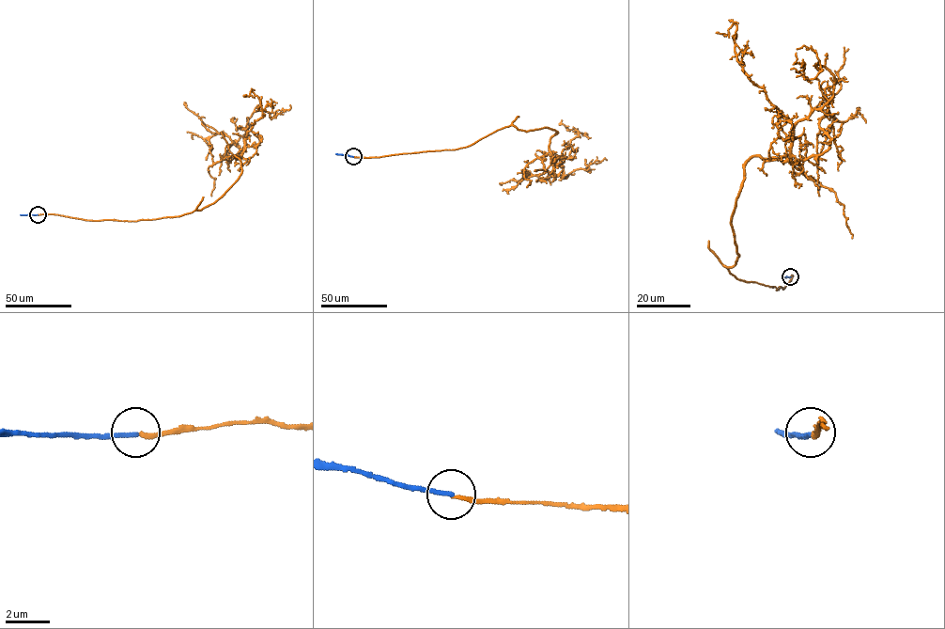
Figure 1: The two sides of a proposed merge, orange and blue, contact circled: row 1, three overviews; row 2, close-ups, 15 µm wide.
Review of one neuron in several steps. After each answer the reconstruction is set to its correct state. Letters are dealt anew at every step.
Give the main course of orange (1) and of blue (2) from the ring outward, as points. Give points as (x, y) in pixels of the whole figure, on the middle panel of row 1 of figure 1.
1: (353, 157), (453, 149), (511, 125), (557, 133), (549, 151), (560, 157), (563, 178), (606, 159)
2: (353, 156), (335, 153)

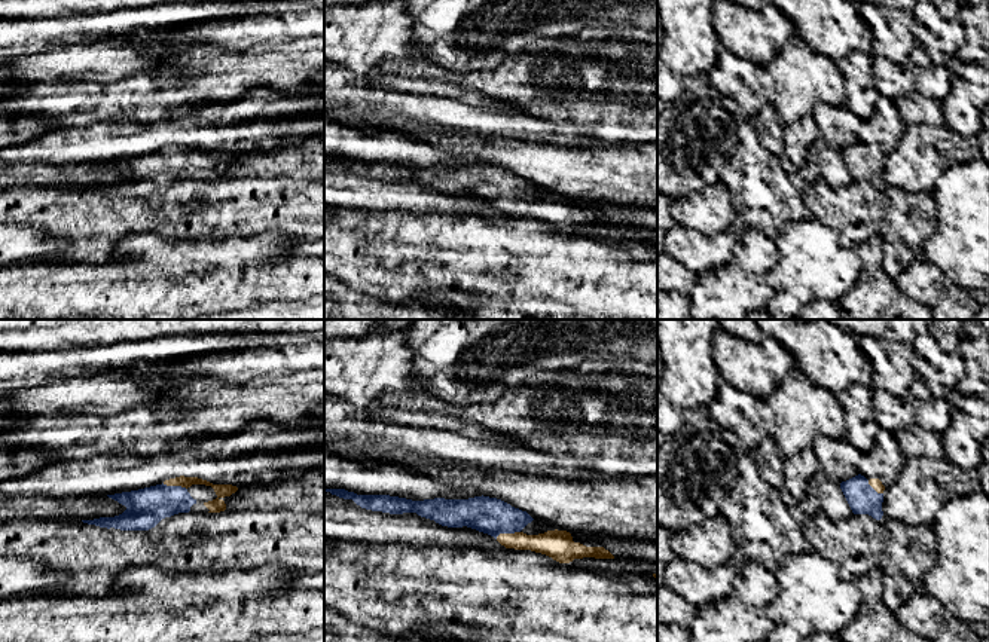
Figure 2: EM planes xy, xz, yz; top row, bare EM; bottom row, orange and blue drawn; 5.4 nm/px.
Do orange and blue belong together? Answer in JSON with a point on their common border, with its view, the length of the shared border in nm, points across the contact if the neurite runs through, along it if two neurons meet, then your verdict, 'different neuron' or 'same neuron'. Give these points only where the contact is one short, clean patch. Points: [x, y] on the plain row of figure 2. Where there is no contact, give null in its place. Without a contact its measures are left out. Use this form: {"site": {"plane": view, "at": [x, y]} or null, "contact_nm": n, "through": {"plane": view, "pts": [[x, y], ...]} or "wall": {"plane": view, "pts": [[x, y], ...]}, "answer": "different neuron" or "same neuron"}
{"site": {"plane": "xz", "at": [507, 201]}, "contact_nm": 140, "through": {"plane": "xz", "pts": [[552, 210], [525, 210], [507, 201], [491, 183]]}, "answer": "same neuron"}

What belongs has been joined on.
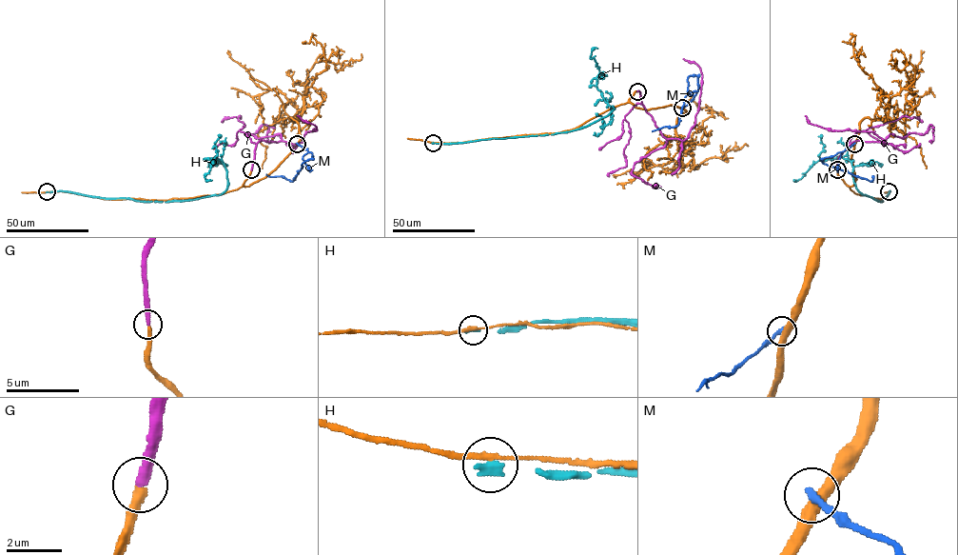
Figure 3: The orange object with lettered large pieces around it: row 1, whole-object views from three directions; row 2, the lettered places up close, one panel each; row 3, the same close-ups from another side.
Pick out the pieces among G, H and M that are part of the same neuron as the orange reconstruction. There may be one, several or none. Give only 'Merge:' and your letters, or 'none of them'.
Merge: G

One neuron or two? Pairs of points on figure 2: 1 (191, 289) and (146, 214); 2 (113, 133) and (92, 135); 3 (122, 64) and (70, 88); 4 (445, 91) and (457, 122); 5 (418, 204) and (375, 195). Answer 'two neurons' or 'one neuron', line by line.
1: two neurons
2: one neuron
3: two neurons
4: two neurons
5: one neuron

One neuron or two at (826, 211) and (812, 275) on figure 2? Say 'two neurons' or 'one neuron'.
two neurons

